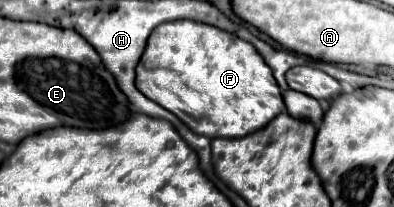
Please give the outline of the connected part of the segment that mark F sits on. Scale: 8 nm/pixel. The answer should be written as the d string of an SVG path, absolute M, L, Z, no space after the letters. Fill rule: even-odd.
M191 19L163 23L151 33L137 65L135 87L147 99L175 113L193 133L209 139L243 137L285 109L269 65L251 43Z

